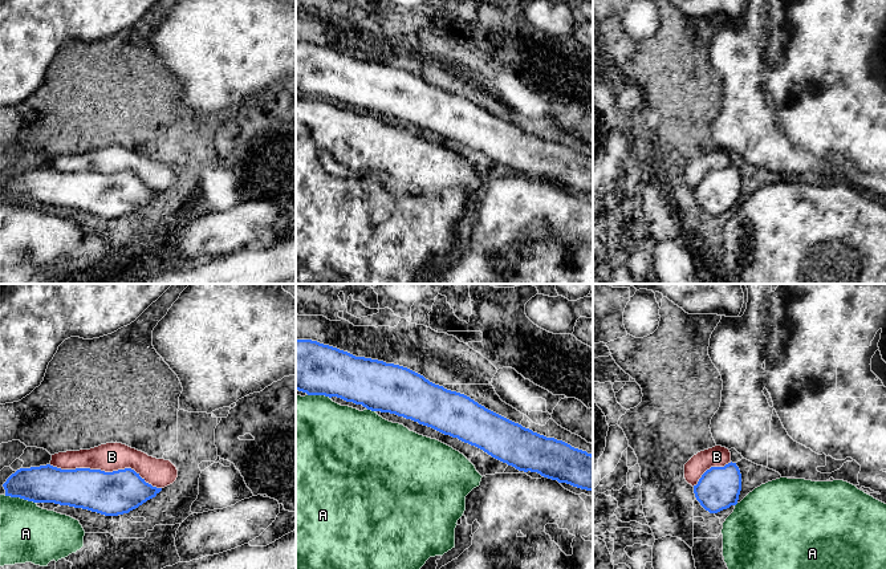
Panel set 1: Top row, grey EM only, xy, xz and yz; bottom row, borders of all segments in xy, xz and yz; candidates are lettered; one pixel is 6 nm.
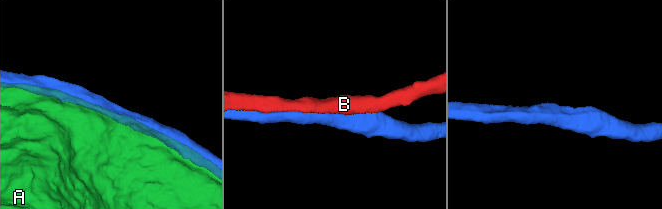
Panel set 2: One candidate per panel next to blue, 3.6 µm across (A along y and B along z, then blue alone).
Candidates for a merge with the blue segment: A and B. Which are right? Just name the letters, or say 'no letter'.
no letter

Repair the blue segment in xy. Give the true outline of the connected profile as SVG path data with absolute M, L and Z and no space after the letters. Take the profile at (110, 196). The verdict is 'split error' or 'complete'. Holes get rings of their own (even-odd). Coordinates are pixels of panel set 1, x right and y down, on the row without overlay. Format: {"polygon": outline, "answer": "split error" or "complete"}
{"polygon": "M50 167L20 171L3 190L5 199L69 208L105 219L129 216L162 194L131 171L105 175L90 171L61 172Z", "answer": "complete"}

